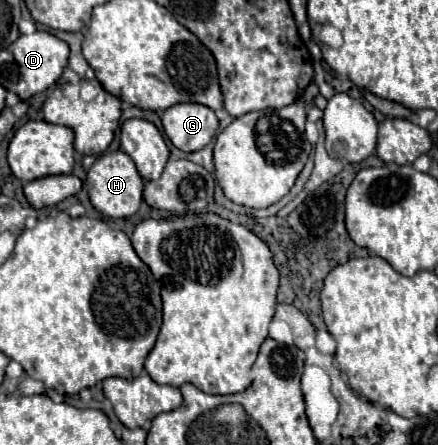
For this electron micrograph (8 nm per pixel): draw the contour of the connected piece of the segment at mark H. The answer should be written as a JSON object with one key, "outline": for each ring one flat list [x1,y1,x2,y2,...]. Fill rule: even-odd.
{"outline":[[115,151,115,153,103,153,97,157,97,161,91,165,91,169,87,171,87,179,85,179,87,191,89,191,89,201,91,205,103,213,105,217,131,217,137,213,141,201,143,201,143,179,135,167,135,163,131,161,131,157,123,151]]}

